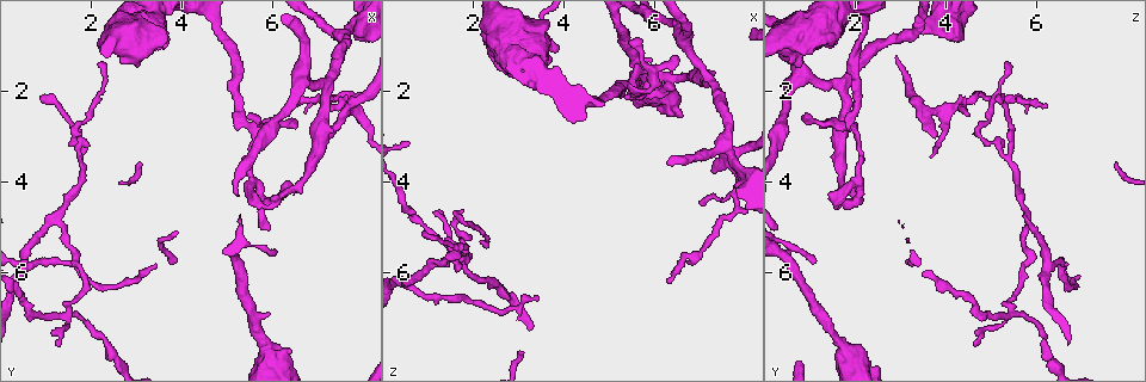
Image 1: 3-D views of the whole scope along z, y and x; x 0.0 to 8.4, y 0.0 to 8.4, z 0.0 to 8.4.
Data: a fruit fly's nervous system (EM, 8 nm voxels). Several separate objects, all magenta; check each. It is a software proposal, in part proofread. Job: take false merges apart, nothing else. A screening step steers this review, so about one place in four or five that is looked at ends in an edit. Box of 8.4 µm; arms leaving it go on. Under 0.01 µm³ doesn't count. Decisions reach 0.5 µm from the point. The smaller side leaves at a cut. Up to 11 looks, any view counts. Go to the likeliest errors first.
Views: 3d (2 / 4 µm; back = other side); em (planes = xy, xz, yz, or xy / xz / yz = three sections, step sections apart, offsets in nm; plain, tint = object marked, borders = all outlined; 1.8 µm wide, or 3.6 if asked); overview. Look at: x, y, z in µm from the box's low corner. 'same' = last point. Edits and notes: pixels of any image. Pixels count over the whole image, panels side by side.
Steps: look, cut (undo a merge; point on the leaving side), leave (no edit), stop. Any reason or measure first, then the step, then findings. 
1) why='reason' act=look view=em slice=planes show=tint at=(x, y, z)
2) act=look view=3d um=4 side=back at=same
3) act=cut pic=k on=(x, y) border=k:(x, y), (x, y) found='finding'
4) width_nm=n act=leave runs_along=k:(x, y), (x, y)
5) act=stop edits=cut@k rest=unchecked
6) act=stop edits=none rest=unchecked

why='thick turns thin' act=look view=3d um=4 side=back at=(5.85, 7.70, 1.80)

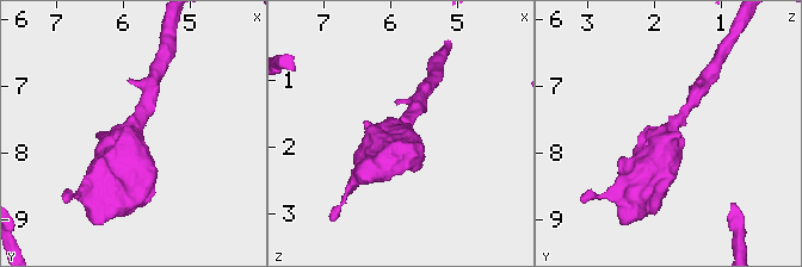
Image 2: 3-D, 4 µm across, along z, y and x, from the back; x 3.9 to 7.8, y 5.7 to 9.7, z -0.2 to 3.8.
arm_widths_nm=220,500 why='need the tissue' act=look view=em um=3.6 slice=planes show=tint at=(5.85, 7.65, 1.80)

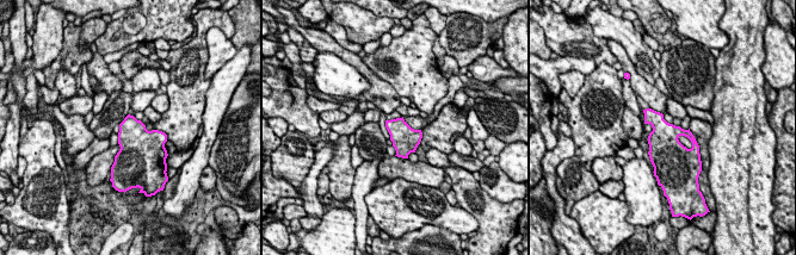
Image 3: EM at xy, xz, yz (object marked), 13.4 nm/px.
act=leave found='continuous, no second neuron'

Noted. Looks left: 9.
why='arms part here' act=look view=em slice=planes show=tint at=(1.50, 6.90, 5.45)

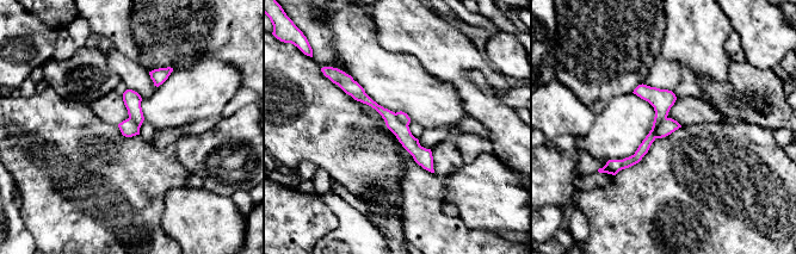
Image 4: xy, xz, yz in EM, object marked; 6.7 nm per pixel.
act=cut pic=4 on=(668, 125) found='a second neuron is stuck on'

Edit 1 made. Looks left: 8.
act=look view=overview

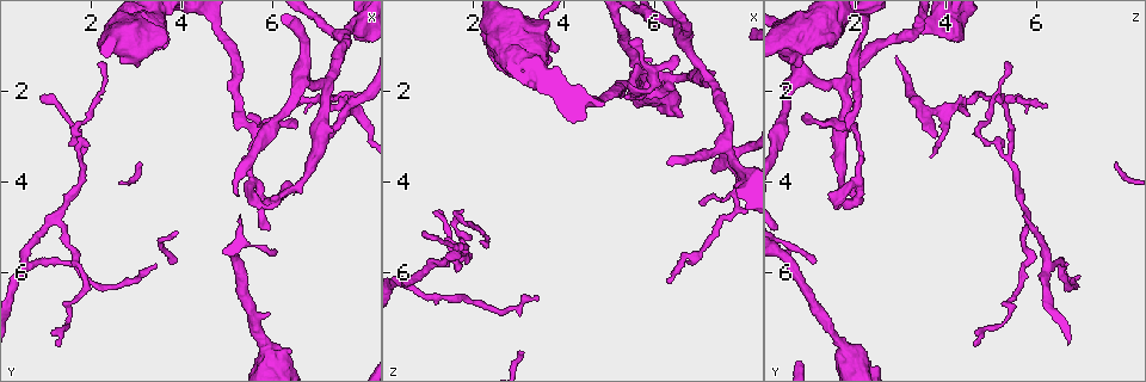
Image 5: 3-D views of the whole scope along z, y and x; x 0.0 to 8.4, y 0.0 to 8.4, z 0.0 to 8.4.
why='a fork' act=look view=em slice=planes show=tint at=(1.80, 3.20, 5.40)

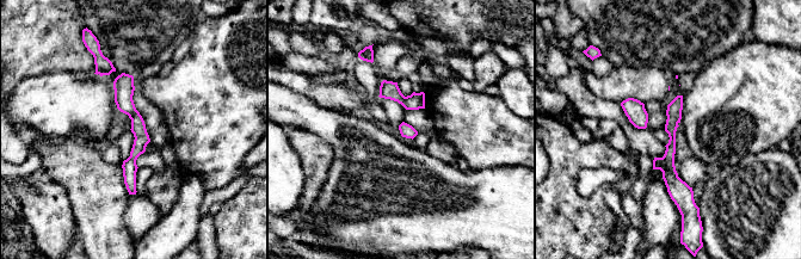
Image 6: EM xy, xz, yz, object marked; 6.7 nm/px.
act=leave found='all the same neuron'

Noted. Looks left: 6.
why='three-way junction' act=look view=3d um=4 at=(7.70, 2.30, 3.45)

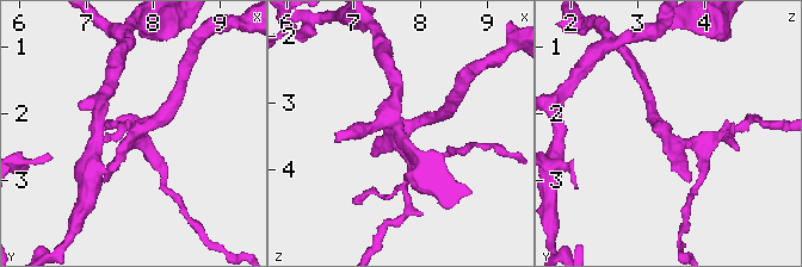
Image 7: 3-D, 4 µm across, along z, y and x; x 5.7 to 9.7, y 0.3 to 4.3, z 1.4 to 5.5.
why='shape alone is not enough' act=look view=em slice=yz step=16 show=tint at=(7.65, 2.35, 3.45)

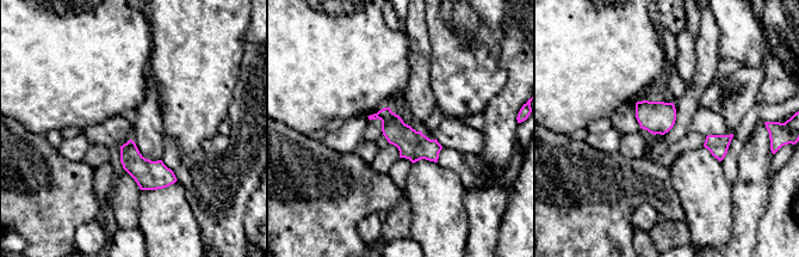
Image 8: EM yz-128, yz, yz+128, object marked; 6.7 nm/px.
act=look view=em slice=planes show=borders at=same

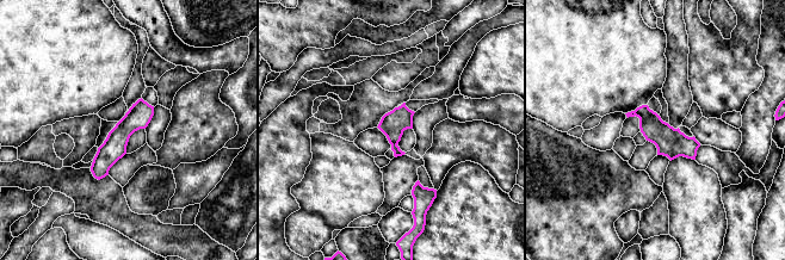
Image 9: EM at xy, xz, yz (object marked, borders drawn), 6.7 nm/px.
width_nm=160 act=leave runs_along=9:(150, 109), (117, 138), (98, 175) found='all the same neuron'

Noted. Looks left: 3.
act=stop edits=cut@4 rest=unchecked

